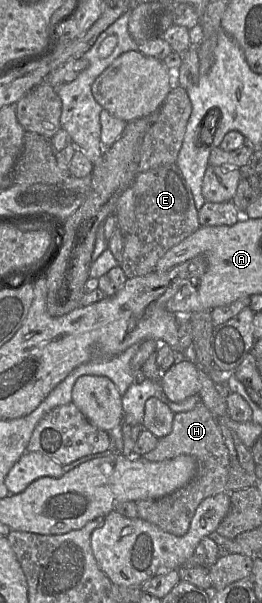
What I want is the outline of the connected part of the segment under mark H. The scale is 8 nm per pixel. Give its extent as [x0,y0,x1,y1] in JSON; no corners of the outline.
[136,401,229,537]

